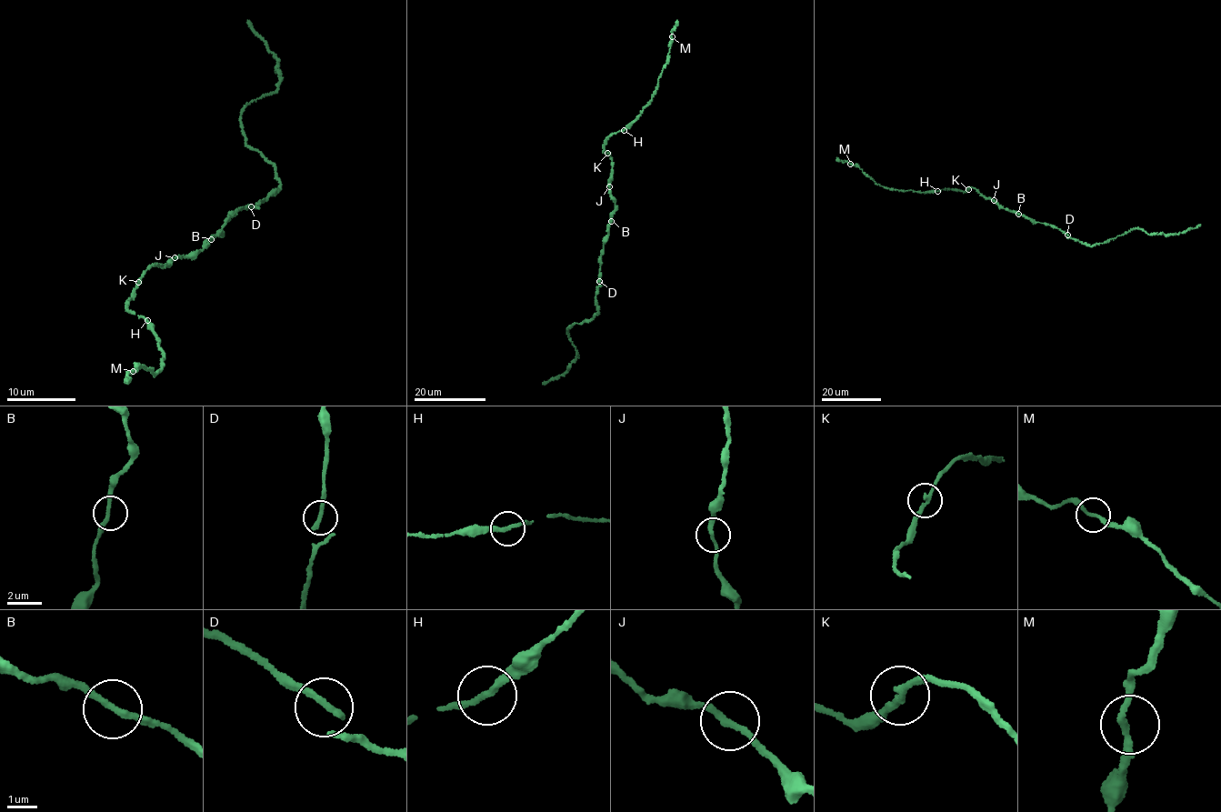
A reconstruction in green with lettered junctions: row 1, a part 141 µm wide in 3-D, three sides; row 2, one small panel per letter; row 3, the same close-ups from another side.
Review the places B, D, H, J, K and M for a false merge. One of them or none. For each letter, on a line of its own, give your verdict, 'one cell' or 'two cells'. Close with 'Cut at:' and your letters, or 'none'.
B: one cell
D: one cell
H: one cell
J: one cell
K: one cell
M: one cell
Cut at: none

